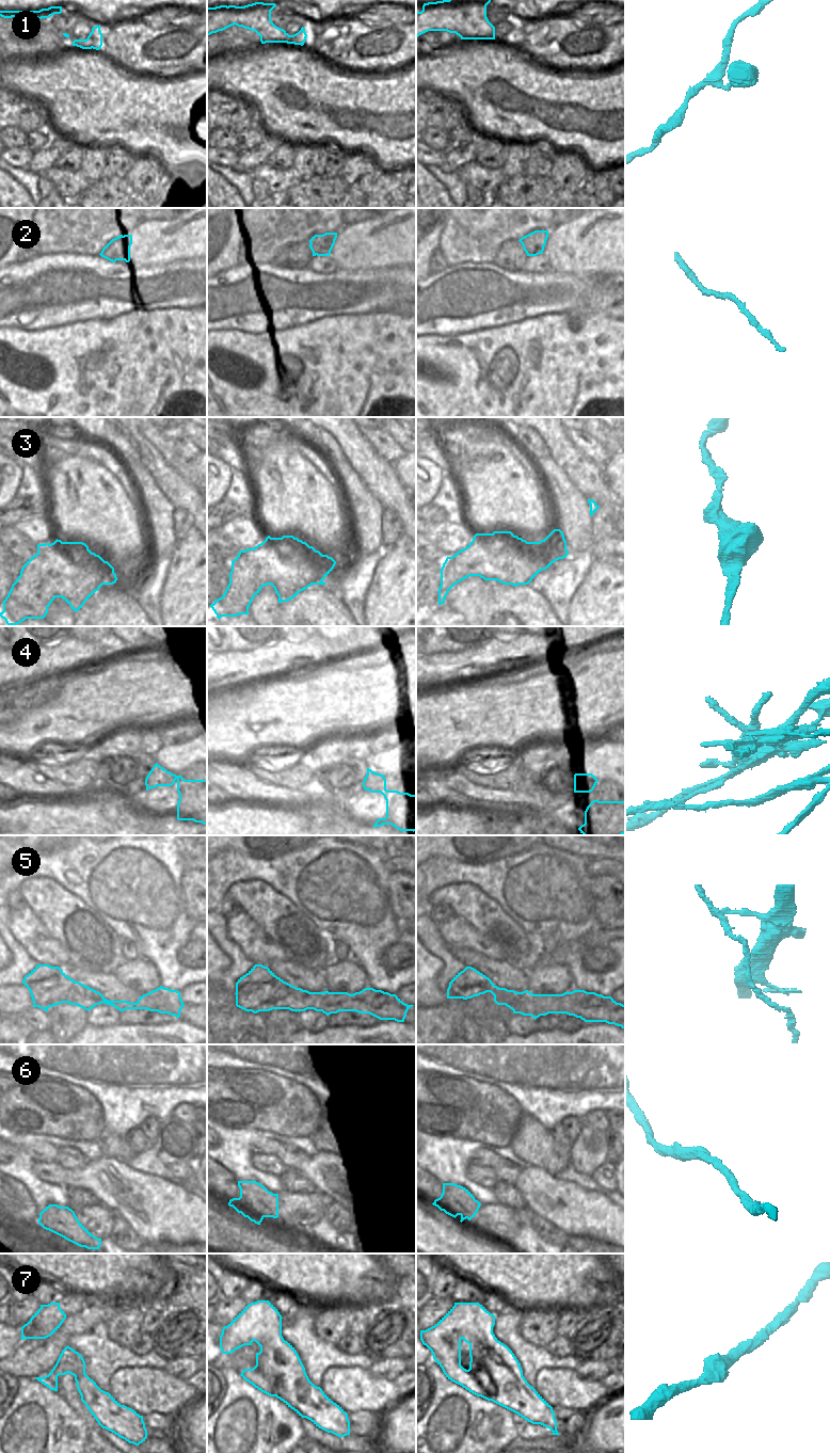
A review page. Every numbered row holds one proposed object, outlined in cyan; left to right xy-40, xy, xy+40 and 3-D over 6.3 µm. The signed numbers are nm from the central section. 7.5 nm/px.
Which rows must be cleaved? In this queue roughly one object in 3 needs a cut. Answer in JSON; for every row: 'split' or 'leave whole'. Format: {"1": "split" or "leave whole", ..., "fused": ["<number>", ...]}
{"1": "leave whole", "2": "split", "3": "leave whole", "4": "split", "5": "leave whole", "6": "leave whole", "7": "leave whole", "fused": ["2", "4"]}

